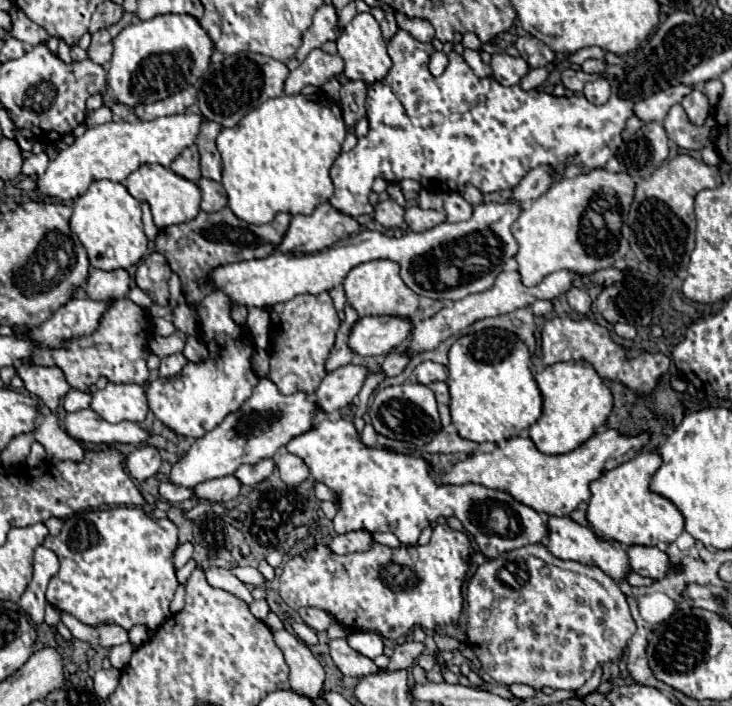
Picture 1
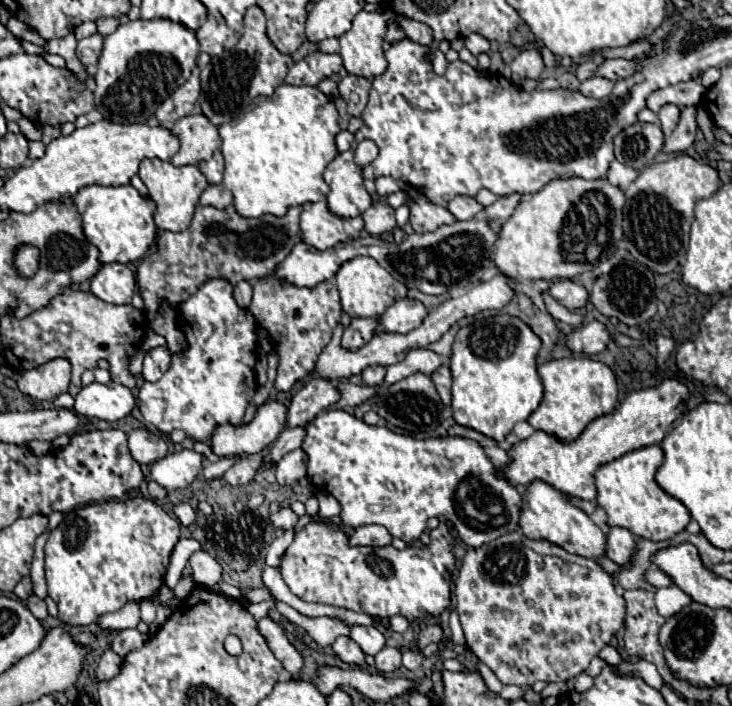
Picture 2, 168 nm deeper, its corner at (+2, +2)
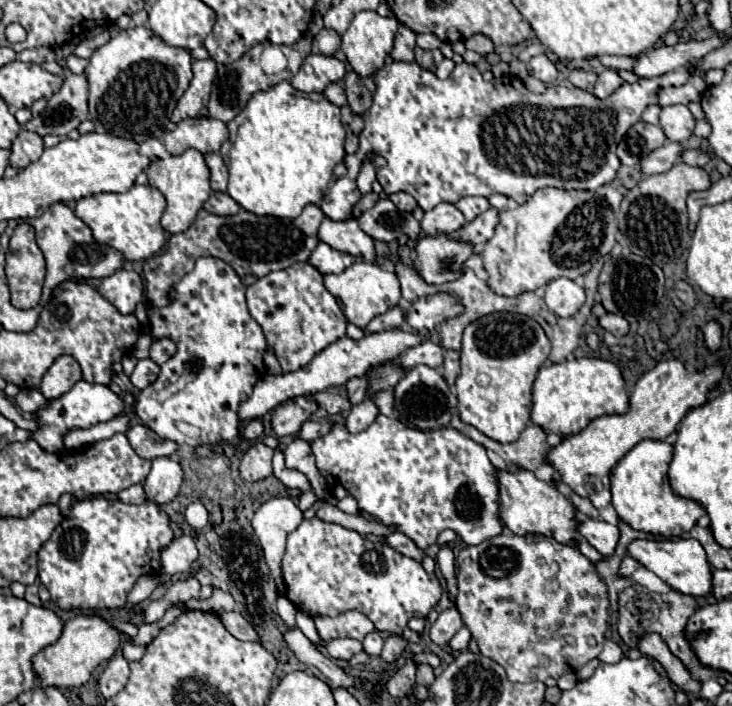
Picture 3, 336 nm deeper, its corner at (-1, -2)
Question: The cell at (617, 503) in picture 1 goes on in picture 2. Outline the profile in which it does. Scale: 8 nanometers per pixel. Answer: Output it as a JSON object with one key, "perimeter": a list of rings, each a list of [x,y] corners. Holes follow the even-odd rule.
{"perimeter":[[[646,446],[634,452],[628,452],[604,466],[600,466],[594,474],[596,478],[596,502],[600,508],[604,508],[608,520],[608,526],[620,526],[630,530],[634,536],[660,542],[660,540],[670,540],[678,532],[686,528],[690,522],[690,514],[686,506],[668,496],[654,480],[654,474],[658,466],[664,460],[664,452],[660,446]]]}

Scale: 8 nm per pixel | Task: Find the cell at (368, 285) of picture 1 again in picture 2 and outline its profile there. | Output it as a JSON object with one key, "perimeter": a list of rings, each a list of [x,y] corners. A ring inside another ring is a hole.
{"perimeter":[[[354,258],[348,260],[334,276],[340,300],[342,300],[342,310],[350,316],[360,316],[360,318],[376,318],[380,316],[394,300],[406,298],[408,288],[400,284],[396,278],[392,278],[376,260],[372,258]]]}

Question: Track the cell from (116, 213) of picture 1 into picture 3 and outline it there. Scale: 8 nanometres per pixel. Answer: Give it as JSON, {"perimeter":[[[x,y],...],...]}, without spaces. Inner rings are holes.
{"perimeter":[[[133,184],[123,194],[113,194],[113,192],[93,194],[93,196],[81,198],[75,206],[75,214],[85,224],[89,224],[89,228],[93,230],[95,240],[101,242],[101,244],[113,246],[129,262],[147,260],[163,248],[165,230],[159,224],[163,210],[165,210],[163,194],[157,188],[149,186],[149,184],[143,184],[143,186]]]}

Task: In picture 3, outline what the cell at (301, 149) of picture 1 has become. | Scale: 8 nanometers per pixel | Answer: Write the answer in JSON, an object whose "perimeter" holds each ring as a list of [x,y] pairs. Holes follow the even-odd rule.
{"perimeter":[[[287,80],[265,92],[255,92],[243,112],[239,112],[227,128],[229,138],[219,150],[229,168],[227,194],[245,210],[259,216],[297,218],[307,204],[321,204],[335,164],[345,158],[345,126],[341,124],[340,108],[331,104],[323,94],[305,94],[295,90]]]}

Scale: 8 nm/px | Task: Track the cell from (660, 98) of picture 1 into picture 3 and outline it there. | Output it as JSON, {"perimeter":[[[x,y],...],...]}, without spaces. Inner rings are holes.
{"perimeter":[[[693,72],[689,76],[689,80],[683,86],[671,86],[671,88],[663,88],[659,92],[659,106],[669,106],[669,104],[689,104],[689,102],[699,102],[703,92],[707,90],[705,80]]]}

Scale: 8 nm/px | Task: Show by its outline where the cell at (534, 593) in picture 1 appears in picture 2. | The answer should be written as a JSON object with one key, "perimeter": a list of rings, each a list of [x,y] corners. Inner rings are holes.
{"perimeter":[[[520,530],[466,552],[456,580],[456,610],[468,650],[472,650],[502,684],[518,684],[524,688],[538,680],[568,682],[576,678],[588,668],[590,660],[610,644],[626,620],[626,600],[616,592],[612,576],[606,574],[598,562],[568,554],[554,544],[532,542]]]}

